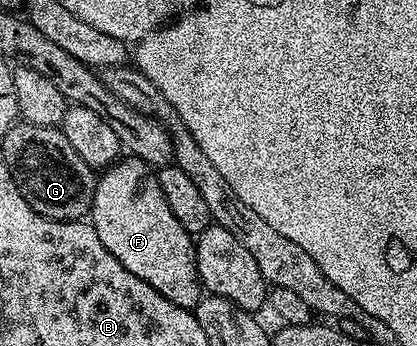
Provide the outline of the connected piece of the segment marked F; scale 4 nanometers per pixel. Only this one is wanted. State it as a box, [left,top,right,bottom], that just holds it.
[90,158,202,310]

